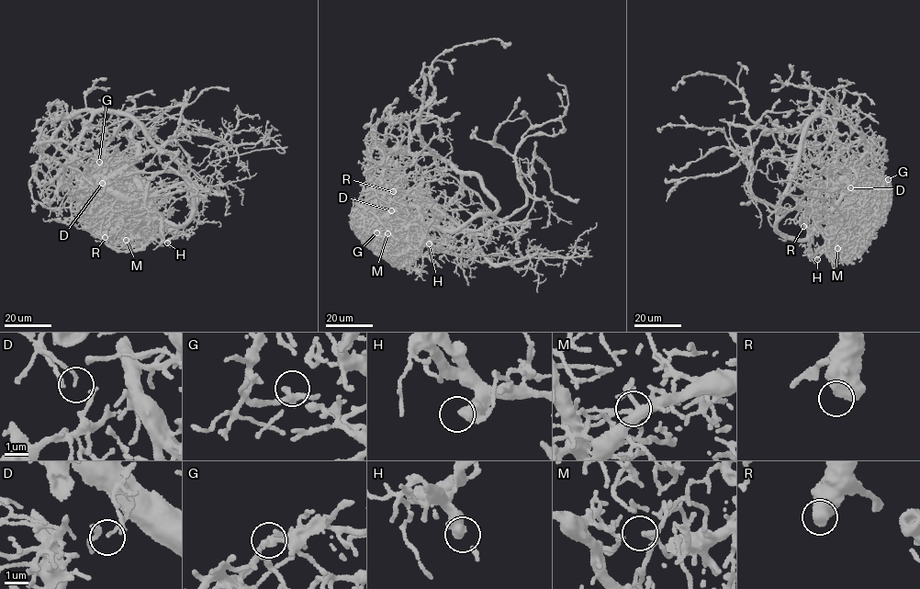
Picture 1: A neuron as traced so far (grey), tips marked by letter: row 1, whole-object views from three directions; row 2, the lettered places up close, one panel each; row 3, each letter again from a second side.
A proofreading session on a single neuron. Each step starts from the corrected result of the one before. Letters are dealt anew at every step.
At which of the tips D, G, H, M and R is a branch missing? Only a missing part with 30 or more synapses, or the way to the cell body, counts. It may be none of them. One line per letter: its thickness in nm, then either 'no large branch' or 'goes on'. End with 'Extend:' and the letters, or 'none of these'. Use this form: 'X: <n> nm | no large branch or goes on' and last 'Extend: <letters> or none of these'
D: 90 nm | no large branch
G: 260 nm | no large branch
H: 550 nm | no large branch
M: 170 nm | no large branch
R: 500 nm | no large branch
Extend: none of these

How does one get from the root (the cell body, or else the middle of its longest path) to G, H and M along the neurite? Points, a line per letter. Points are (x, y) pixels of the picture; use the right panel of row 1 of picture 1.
G: (800, 148), (811, 121), (823, 116), (839, 119), (864, 142), (866, 174), (889, 182), (888, 179)
H: (800, 148), (778, 214), (802, 205), (815, 209), (813, 222), (825, 239), (813, 254), (817, 259)
M: (800, 148), (777, 211), (777, 230), (801, 239), (817, 228), (833, 252), (842, 254), (843, 250), (837, 248)

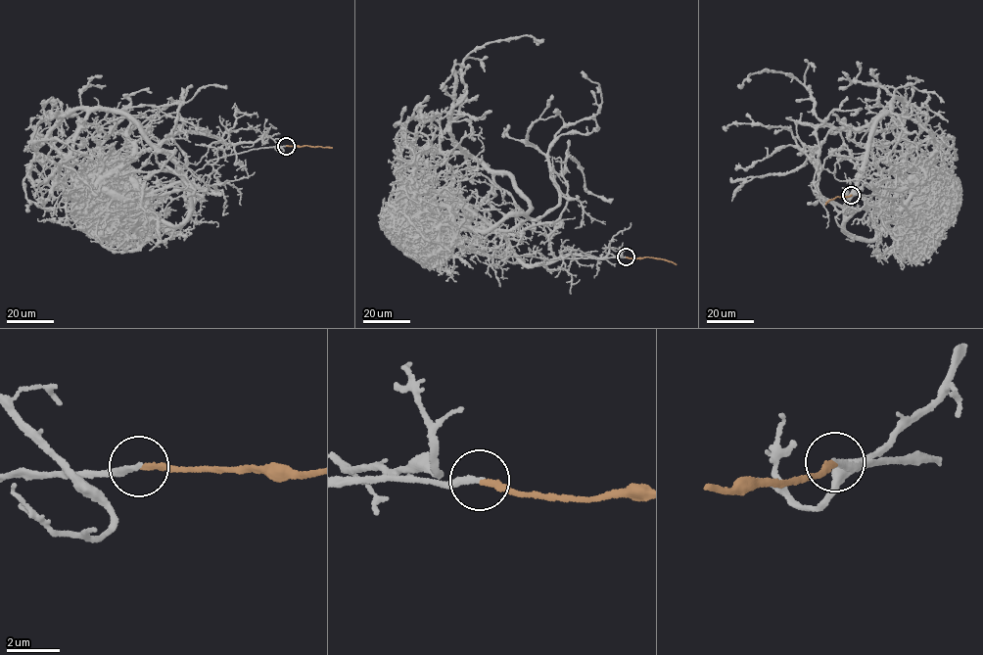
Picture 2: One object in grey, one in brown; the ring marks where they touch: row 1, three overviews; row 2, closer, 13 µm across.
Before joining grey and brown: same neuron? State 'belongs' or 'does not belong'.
belongs

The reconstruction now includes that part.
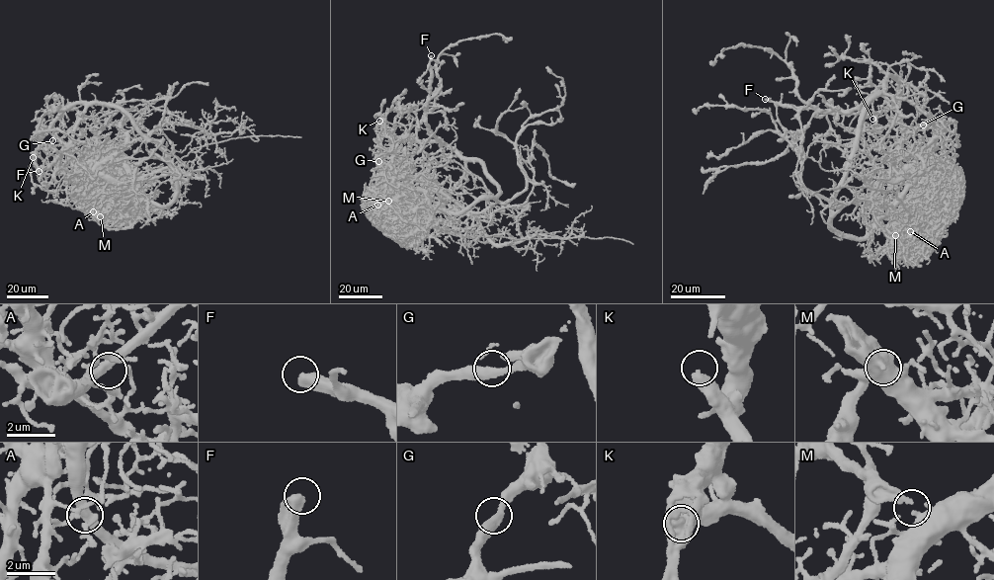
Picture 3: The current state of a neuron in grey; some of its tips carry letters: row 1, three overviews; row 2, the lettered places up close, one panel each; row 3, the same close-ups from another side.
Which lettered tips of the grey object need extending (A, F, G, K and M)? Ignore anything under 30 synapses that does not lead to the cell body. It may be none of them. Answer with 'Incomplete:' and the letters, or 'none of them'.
Incomplete: F, K

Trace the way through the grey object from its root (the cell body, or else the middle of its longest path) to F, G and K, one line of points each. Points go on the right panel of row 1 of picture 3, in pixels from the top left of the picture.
F: (934, 125), (917, 107), (885, 93), (887, 89), (883, 82), (856, 107), (845, 111), (785, 105), (765, 99)
G: (934, 125), (937, 139), (933, 150), (934, 161), (919, 165), (912, 164), (922, 147), (912, 133), (923, 124)
K: (934, 125), (937, 139), (933, 150), (934, 161), (909, 167), (897, 161), (886, 147), (872, 119)

